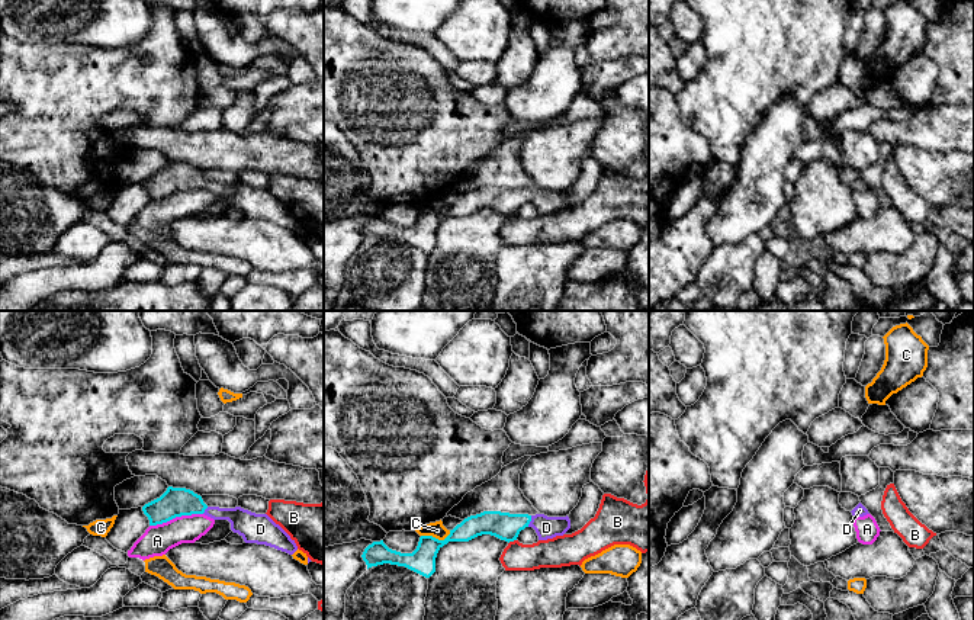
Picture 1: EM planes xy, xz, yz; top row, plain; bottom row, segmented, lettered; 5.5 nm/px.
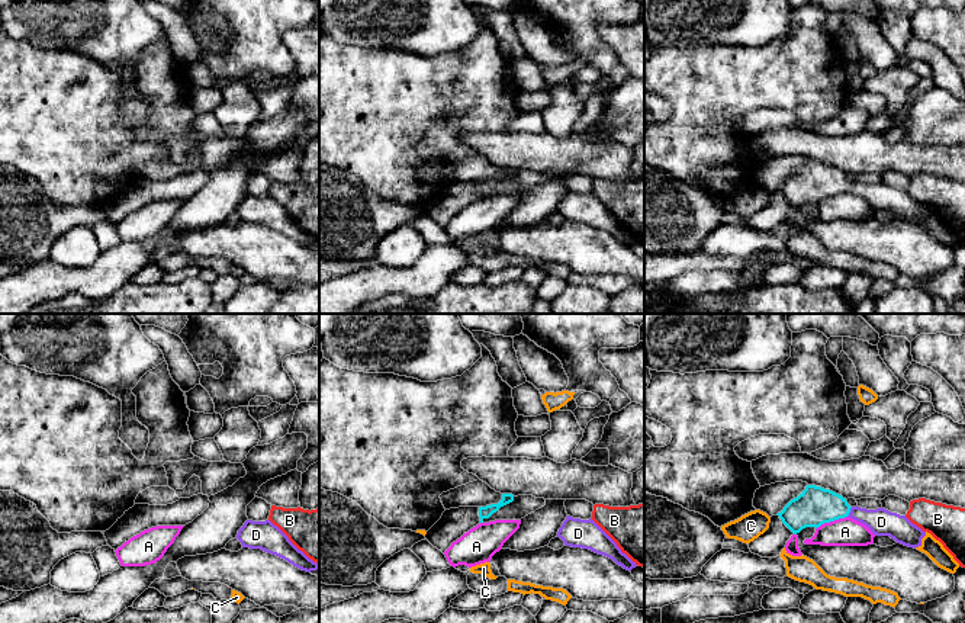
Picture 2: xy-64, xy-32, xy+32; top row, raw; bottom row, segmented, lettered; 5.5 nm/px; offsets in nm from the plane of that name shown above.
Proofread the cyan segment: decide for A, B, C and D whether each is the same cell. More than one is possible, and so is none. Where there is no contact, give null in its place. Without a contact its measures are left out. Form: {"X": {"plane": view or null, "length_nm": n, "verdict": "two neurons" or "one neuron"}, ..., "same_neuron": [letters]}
{"A": {"plane": "xy", "length_nm": 300, "verdict": "two neurons"}, "B": {"plane": "xz", "length_nm": 50, "verdict": "two neurons"}, "C": {"plane": "xz", "length_nm": 170, "verdict": "two neurons"}, "D": {"plane": "xz", "length_nm": 70, "verdict": "one neuron"}, "same_neuron": ["D"]}

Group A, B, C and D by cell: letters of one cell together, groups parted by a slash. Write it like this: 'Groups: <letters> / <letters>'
Groups: A / B / C / D

